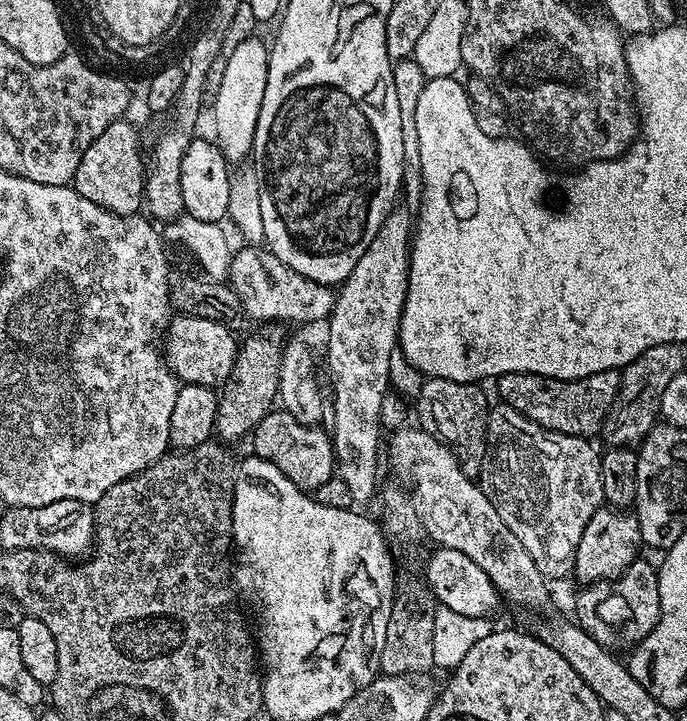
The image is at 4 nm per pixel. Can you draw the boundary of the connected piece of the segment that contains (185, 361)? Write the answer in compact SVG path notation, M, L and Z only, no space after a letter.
M173 315L168 321L166 335L162 340L162 355L168 369L184 384L201 384L215 389L228 379L236 361L238 340L232 337L233 329L227 324L219 324L210 318Z

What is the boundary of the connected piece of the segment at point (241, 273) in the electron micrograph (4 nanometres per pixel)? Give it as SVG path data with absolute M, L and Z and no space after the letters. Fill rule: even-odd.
M267 250L233 251L226 282L238 294L240 307L250 321L280 322L289 320L292 324L316 324L327 321L336 304L337 293L327 284L319 284L286 266L272 252Z

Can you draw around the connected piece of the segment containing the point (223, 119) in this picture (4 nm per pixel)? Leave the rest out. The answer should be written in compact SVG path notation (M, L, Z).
M259 38L240 43L234 54L227 56L226 74L223 75L222 88L218 98L210 107L216 119L215 143L228 161L247 161L249 159L254 130L258 126L258 110L262 110L262 94L266 94L266 74L268 73L268 49Z

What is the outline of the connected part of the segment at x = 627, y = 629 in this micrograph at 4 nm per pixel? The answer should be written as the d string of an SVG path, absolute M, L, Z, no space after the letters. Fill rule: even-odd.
M638 558L616 580L603 580L579 589L580 597L576 600L575 623L586 634L594 637L603 648L631 649L654 630L660 621L660 577L655 567Z

